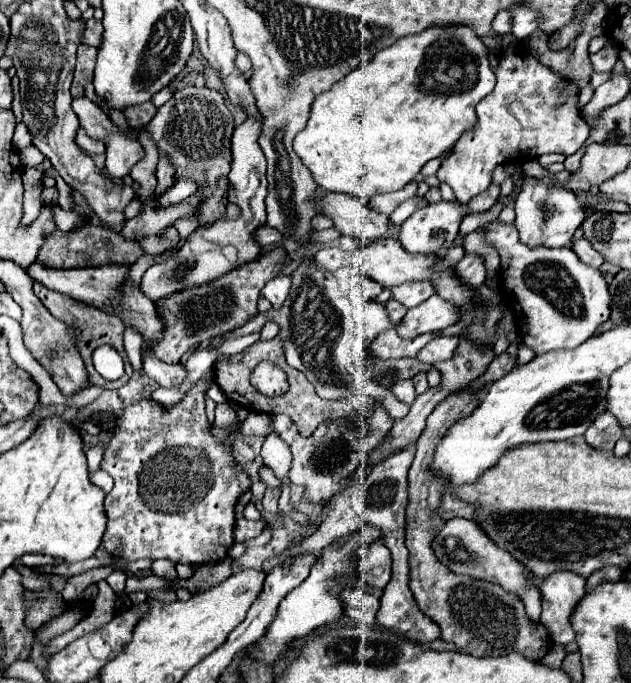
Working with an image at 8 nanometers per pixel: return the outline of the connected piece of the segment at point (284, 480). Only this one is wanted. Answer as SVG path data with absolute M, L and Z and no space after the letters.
M276 432L268 434L264 438L264 444L262 444L262 458L268 466L272 466L276 478L280 480L280 490L282 490L282 496L280 496L280 512L282 514L290 514L298 524L302 526L308 526L312 520L304 514L298 514L298 512L292 512L290 508L290 480L288 480L288 468L292 466L292 454L288 452L288 444L284 444L284 440L280 440L280 436L276 436Z

